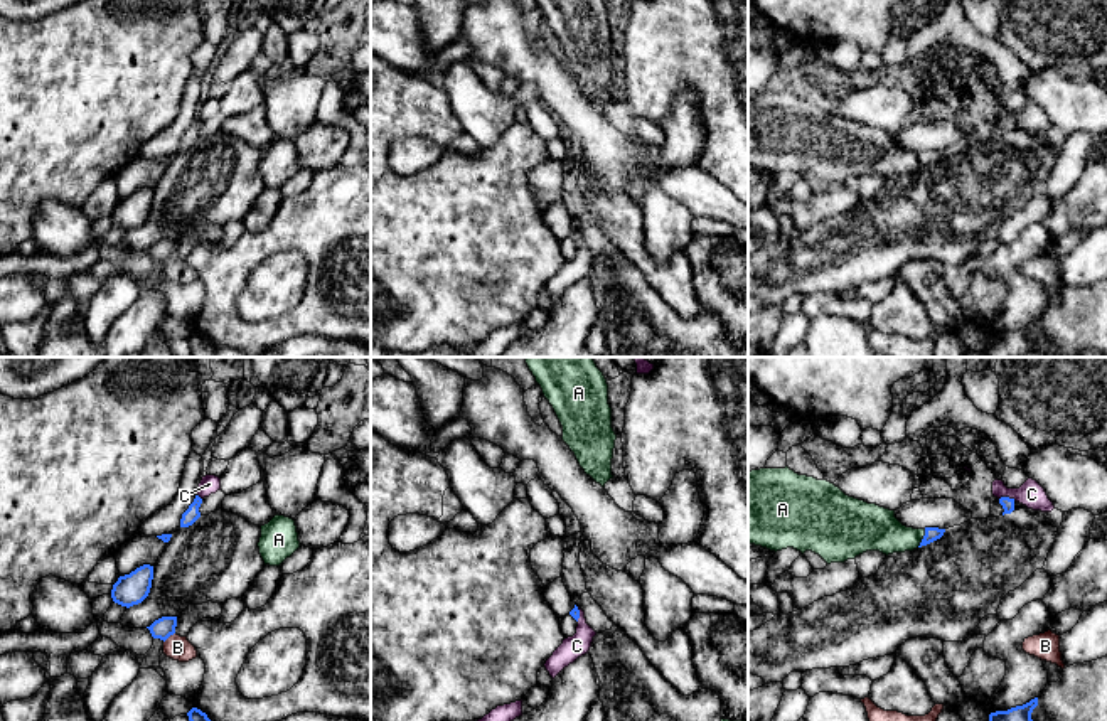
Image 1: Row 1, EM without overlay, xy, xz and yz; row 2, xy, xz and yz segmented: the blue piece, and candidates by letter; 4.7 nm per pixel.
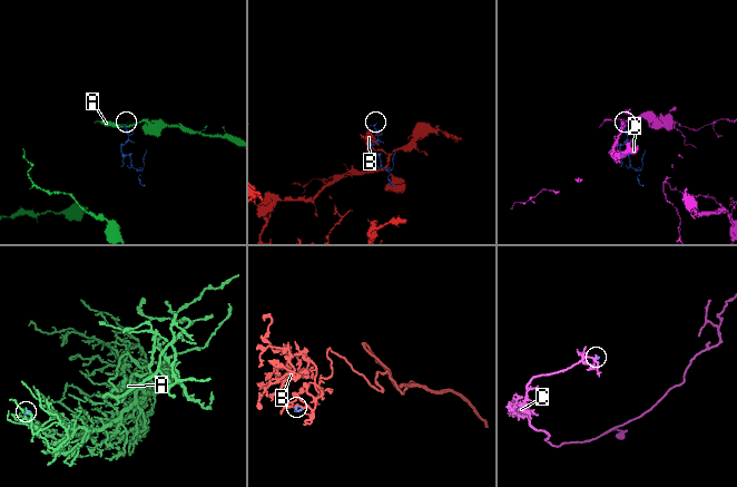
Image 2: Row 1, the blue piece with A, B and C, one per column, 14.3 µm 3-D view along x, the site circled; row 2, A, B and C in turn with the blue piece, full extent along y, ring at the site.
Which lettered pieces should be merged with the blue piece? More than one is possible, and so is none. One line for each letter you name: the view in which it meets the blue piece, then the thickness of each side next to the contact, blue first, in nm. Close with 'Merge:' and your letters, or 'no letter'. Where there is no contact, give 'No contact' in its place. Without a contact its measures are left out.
A: Touches blue in yz. Thickness 70 nm (blue) against 220 nm
Merge: A

